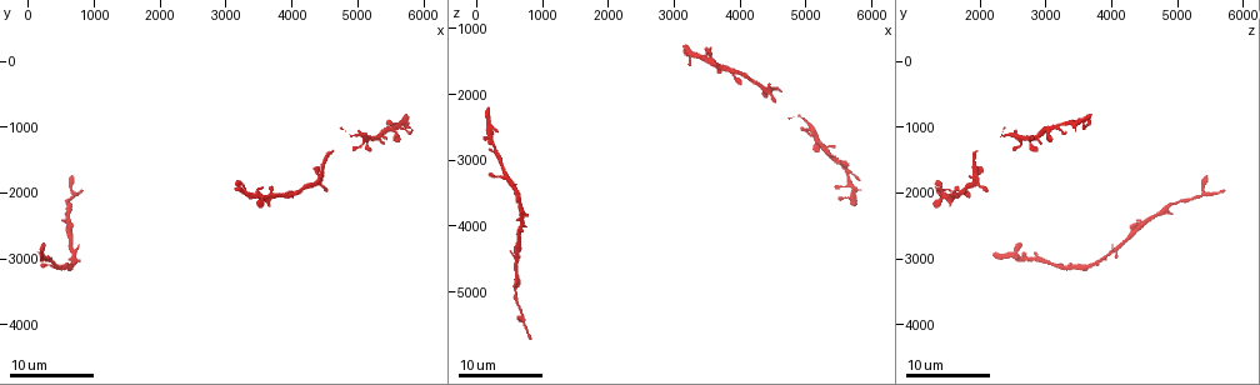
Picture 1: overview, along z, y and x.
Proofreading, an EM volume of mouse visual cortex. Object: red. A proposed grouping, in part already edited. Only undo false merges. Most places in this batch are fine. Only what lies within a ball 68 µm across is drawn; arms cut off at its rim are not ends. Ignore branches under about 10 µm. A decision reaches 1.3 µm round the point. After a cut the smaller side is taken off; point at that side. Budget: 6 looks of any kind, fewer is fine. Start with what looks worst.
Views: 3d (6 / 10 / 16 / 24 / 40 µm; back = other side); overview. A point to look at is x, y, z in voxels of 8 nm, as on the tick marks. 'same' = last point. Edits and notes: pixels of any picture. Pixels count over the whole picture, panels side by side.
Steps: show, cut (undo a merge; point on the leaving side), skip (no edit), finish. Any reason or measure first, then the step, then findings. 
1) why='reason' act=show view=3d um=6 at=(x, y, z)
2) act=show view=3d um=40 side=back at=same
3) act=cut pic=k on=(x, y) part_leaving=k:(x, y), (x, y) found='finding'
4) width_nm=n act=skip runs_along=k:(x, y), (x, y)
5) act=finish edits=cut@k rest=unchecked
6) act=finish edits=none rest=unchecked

why='three arms meet' act=show view=3d um=24 at=(400, 3100, 3200)

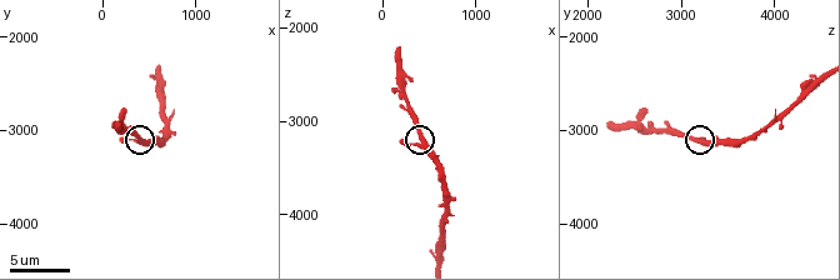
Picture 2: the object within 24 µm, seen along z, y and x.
act=show view=3d um=10 at=(450, 3100, 3200)

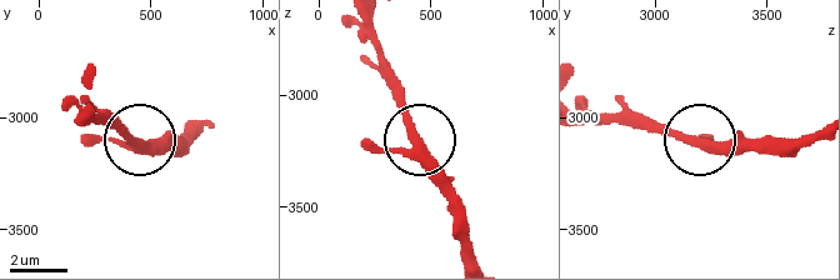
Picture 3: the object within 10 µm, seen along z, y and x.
arms=3 act=skip runs_along=3:(468, 256), (458, 201), (394, 81) found='one neuron here'

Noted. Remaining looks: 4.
why='arms part here' act=show view=3d um=10 at=(700, 2850, 4000)

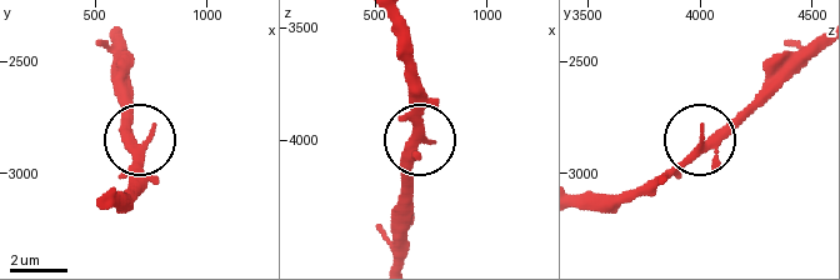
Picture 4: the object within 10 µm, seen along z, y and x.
arms=3 act=skip runs_along=4:(414, 81), (414, 205) found='all the same neuron'

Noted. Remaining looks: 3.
why='sudden change in width' act=show view=3d um=24 at=(650, 2200, 4850)

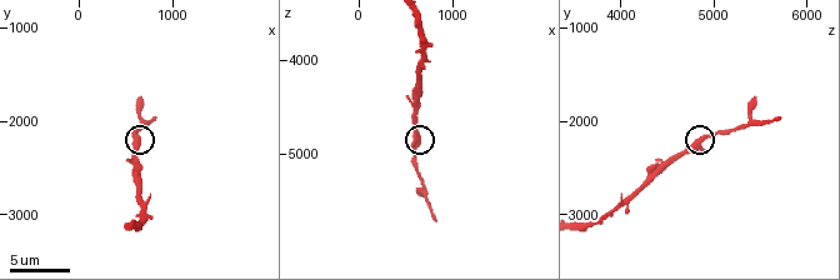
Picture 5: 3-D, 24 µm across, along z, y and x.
act=show view=3d um=10 at=(600, 2150, 4900)

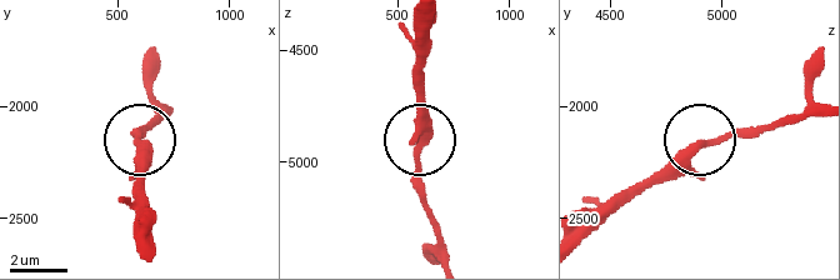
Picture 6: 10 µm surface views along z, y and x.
act=skip runs_along=6:(431, 21), (415, 164), (423, 205) found='one neuron here'

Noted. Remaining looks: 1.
act=finish edits=none rest=unchecked

